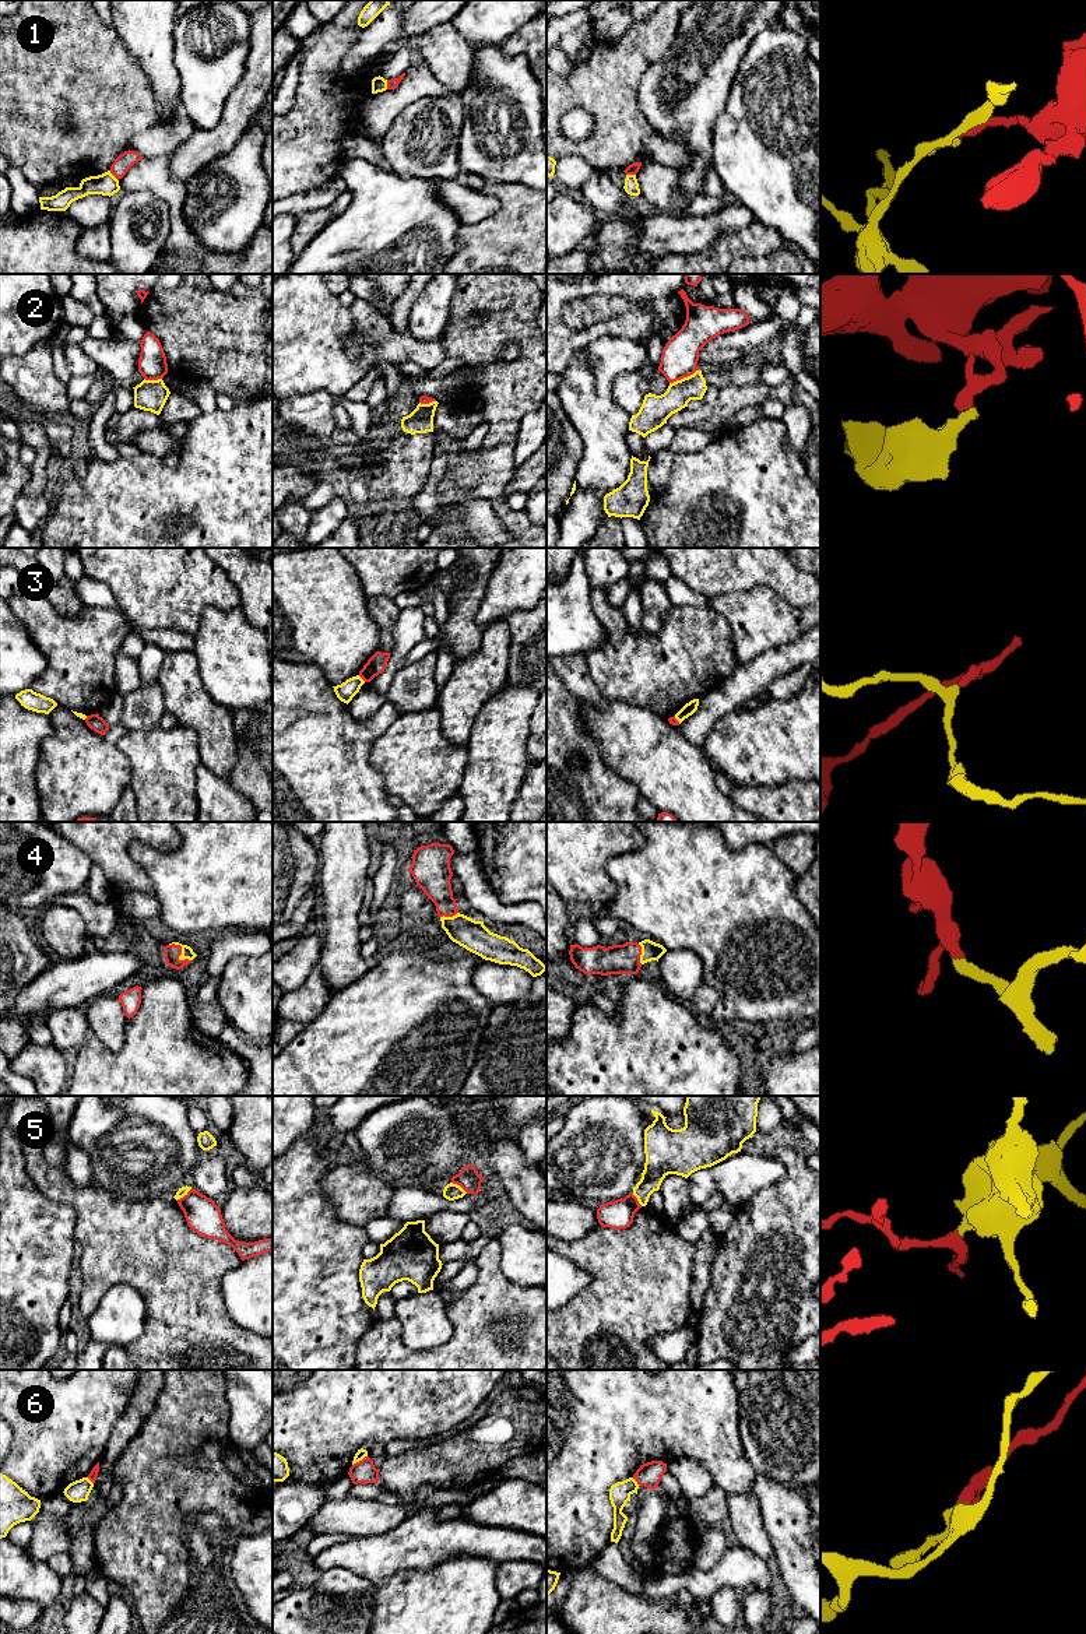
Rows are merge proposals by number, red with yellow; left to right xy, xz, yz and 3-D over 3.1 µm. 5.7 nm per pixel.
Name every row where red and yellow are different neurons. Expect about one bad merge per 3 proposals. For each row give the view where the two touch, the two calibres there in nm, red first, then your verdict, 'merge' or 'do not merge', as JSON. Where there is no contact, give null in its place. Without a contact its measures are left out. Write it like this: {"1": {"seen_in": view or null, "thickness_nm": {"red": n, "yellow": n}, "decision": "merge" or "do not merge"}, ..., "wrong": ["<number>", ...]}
{"1": {"seen_in": "xy", "thickness_nm": {"red": 100, "yellow": 130}, "decision": "do not merge"}, "2": {"seen_in": "yz", "thickness_nm": {"red": 220, "yellow": 170}, "decision": "do not merge"}, "3": {"seen_in": "xz", "thickness_nm": {"red": 110, "yellow": 100}, "decision": "do not merge"}, "4": {"seen_in": "xy", "thickness_nm": {"red": 90, "yellow": 70}, "decision": "merge"}, "5": {"seen_in": "xy", "thickness_nm": {"red": 200, "yellow": 50}, "decision": "do not merge"}, "6": {"seen_in": "xz", "thickness_nm": {"red": 130, "yellow": 60}, "decision": "do not merge"}, "wrong": ["1", "2", "3", "5", "6"]}

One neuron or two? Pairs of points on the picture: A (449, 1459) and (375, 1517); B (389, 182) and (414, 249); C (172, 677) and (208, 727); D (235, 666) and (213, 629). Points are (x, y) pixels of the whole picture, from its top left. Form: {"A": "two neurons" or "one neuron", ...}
{"A": "two neurons", "B": "one neuron", "C": "one neuron", "D": "one neuron"}

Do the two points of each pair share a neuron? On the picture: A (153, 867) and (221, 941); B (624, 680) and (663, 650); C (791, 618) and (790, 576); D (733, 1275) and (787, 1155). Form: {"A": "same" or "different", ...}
{"A": "different", "B": "same", "C": "different", "D": "same"}

